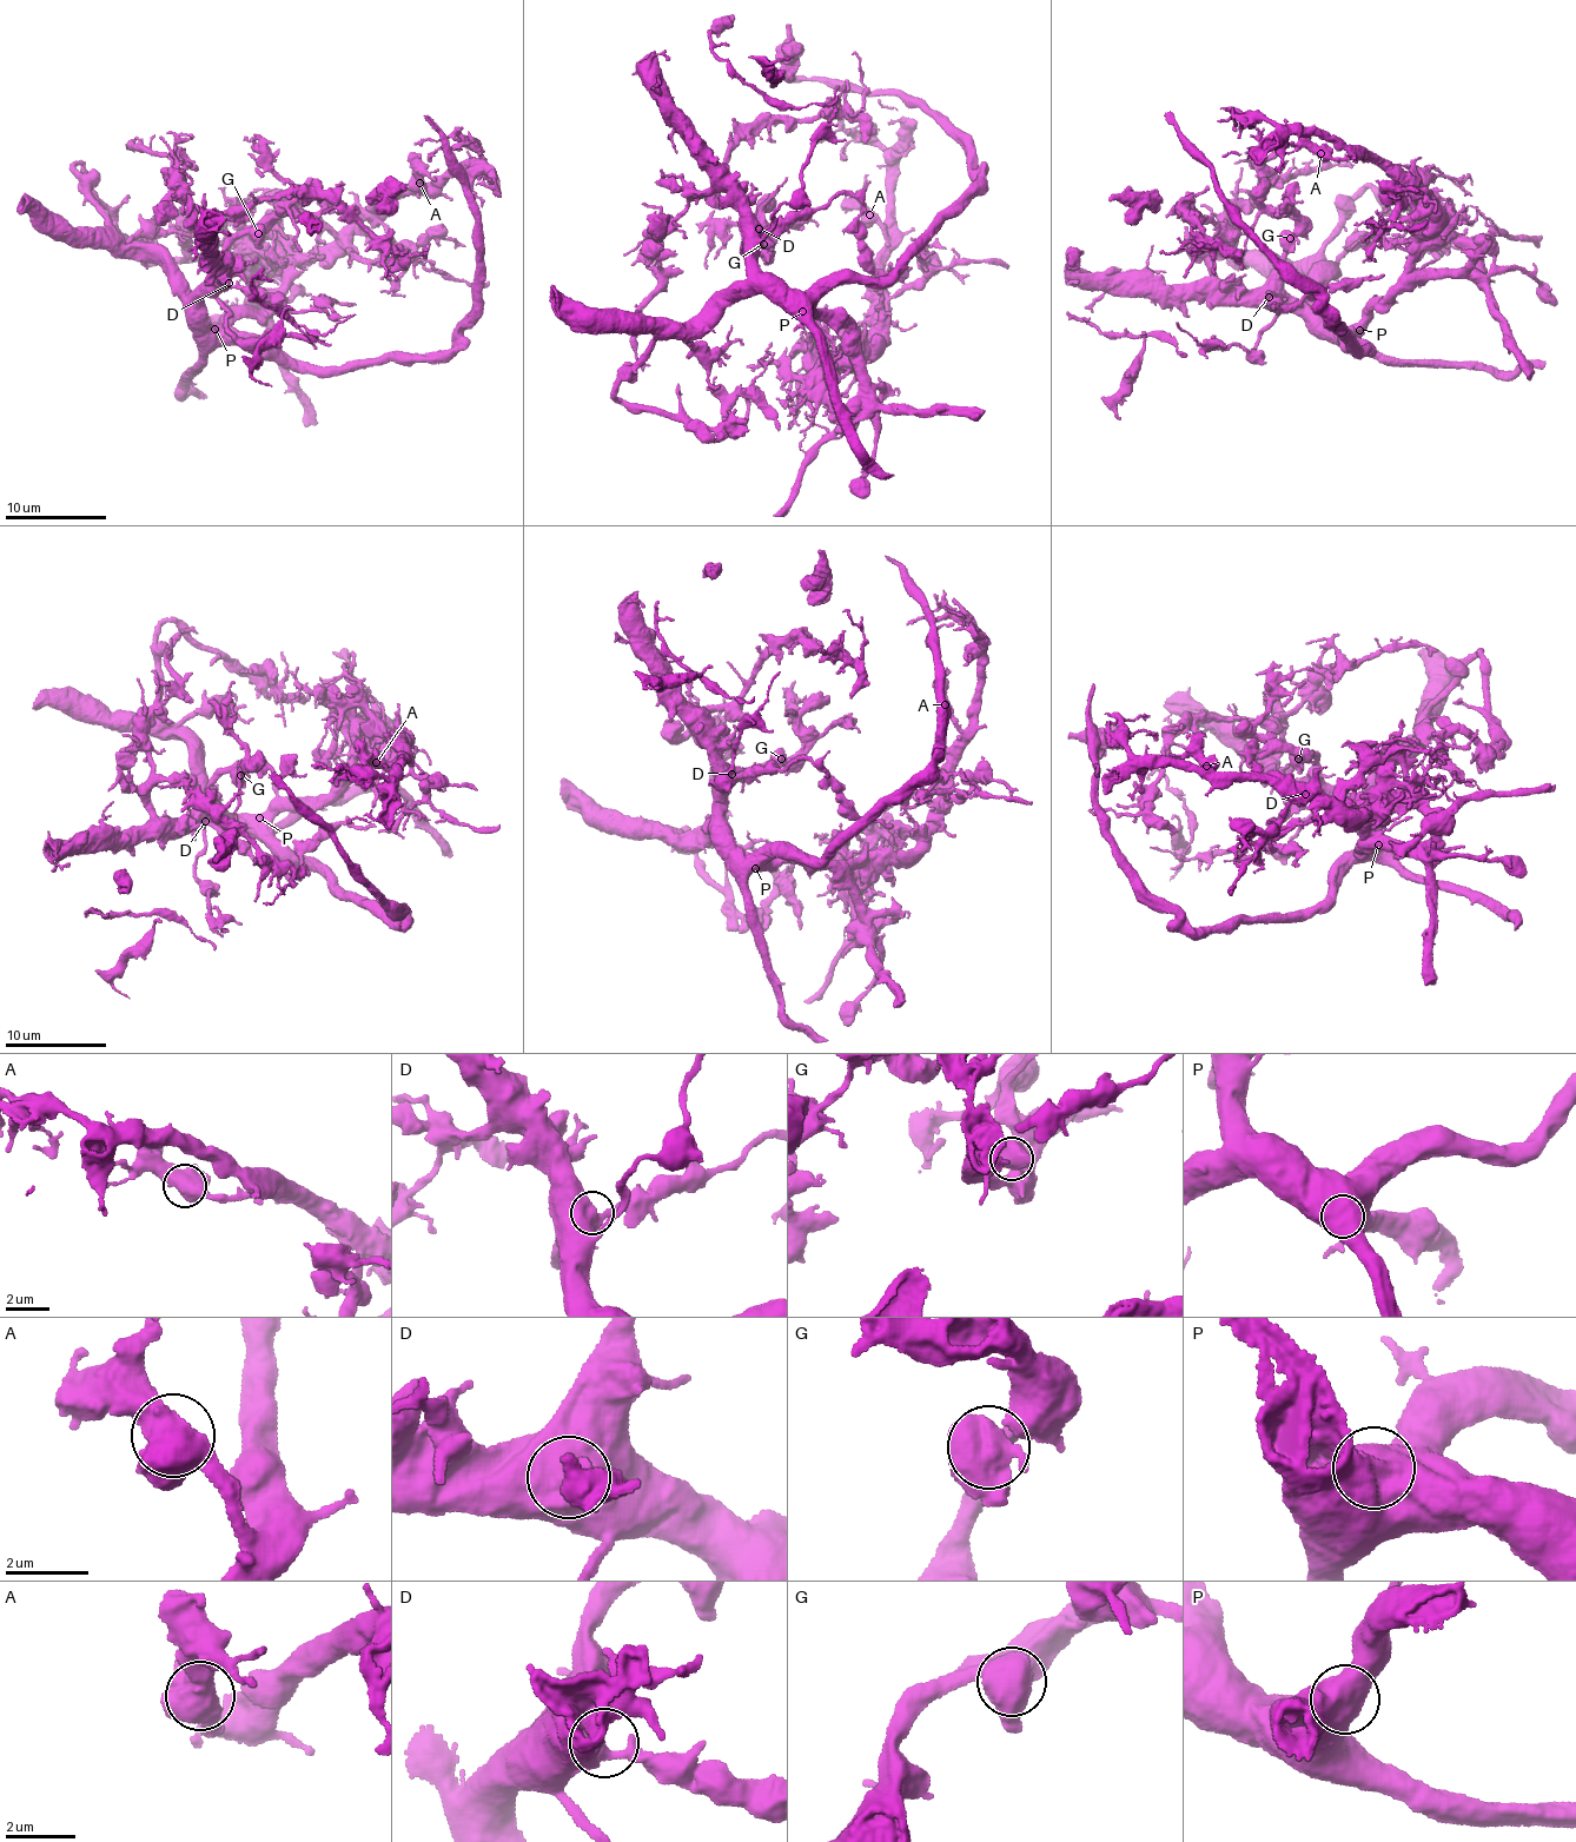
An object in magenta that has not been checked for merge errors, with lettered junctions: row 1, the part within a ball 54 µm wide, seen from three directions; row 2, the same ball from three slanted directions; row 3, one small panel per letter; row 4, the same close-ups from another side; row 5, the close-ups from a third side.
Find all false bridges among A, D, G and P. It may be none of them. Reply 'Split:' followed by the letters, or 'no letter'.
Split: no letter

